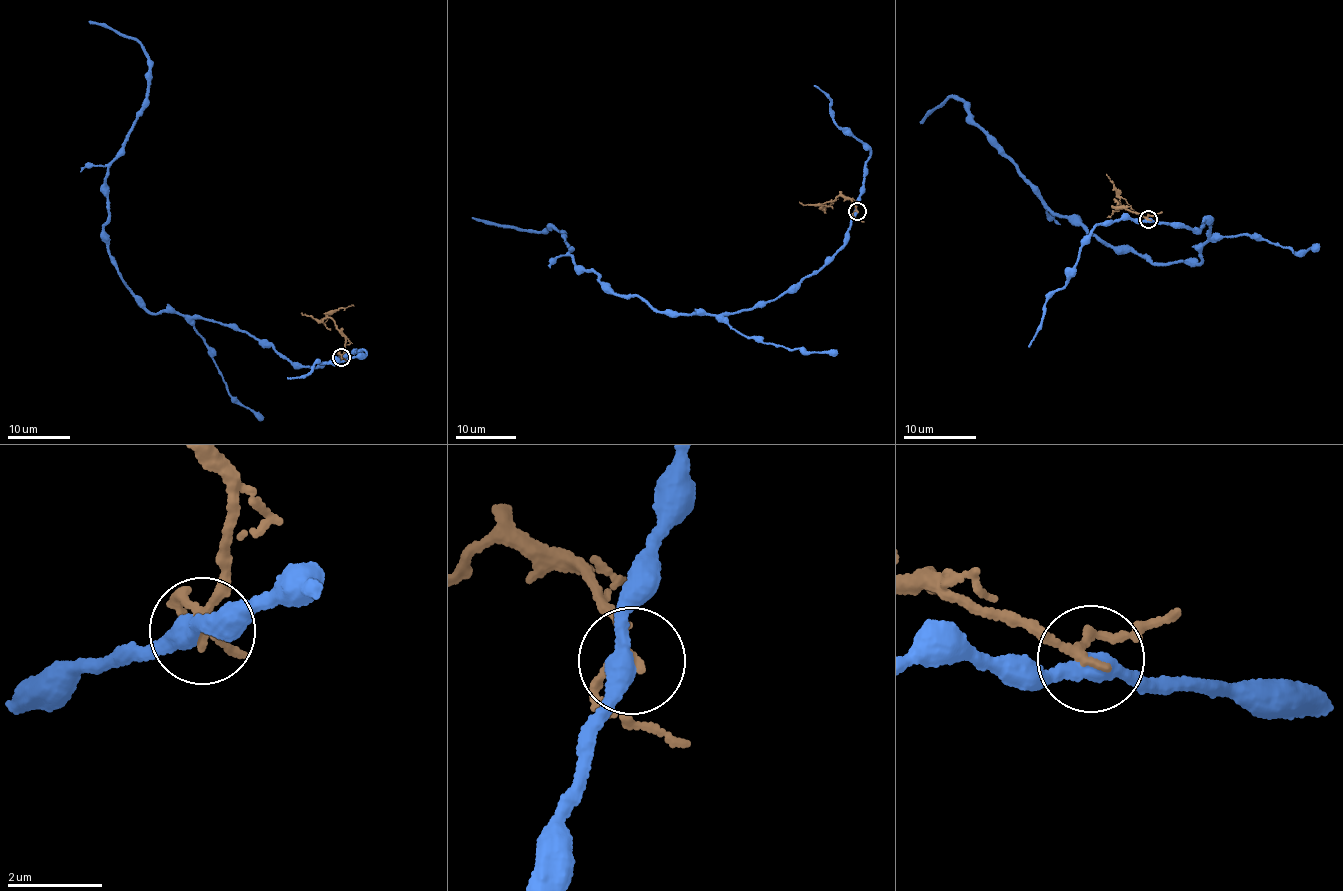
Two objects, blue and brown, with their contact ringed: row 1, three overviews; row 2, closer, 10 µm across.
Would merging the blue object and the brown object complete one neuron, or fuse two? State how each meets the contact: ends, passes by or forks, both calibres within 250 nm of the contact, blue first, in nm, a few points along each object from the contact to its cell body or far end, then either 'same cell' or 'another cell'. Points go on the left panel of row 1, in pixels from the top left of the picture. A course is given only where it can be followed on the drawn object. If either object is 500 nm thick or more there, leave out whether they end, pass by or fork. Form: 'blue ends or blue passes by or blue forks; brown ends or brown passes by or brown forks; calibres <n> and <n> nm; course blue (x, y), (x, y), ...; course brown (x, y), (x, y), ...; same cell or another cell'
blue passes by; brown passes by; calibres 360 and 160 nm; course blue (341, 357), (311, 369), (139, 306), (107, 244), (103, 181), (147, 60), (88, 21); course brown (341, 357), (346, 346), (344, 338), (332, 319), (326, 318), (340, 308), (354, 306); another cell

